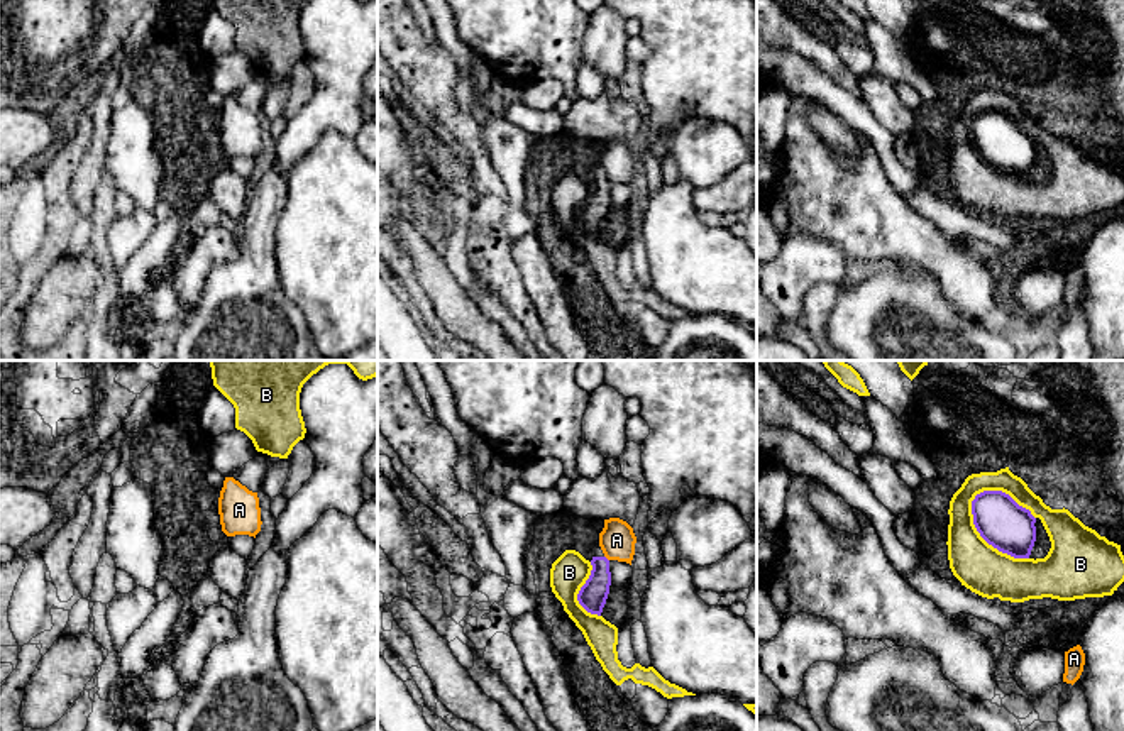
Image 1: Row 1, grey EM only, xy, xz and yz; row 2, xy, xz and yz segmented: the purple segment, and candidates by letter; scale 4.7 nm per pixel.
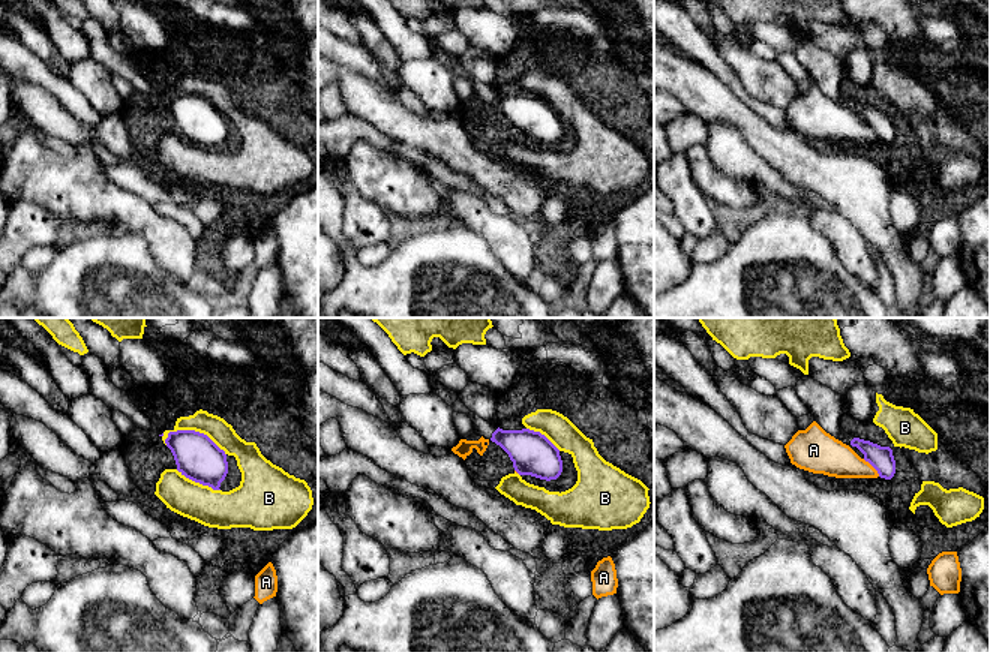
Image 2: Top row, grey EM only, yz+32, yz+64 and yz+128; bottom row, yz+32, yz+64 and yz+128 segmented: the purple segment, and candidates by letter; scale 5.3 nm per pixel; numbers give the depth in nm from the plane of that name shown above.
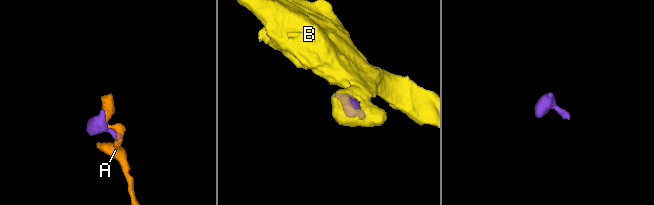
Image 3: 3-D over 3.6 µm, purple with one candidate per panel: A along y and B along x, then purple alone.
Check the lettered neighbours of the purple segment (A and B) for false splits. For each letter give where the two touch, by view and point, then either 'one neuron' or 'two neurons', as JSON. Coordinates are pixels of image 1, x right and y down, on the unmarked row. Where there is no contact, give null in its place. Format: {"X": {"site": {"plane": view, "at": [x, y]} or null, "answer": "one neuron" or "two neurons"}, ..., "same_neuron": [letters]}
{"A": {"site": {"plane": "xz", "at": [606, 180]}, "answer": "two neurons"}, "B": {"site": {"plane": "yz", "at": [984, 159]}, "answer": "two neurons"}, "same_neuron": []}

